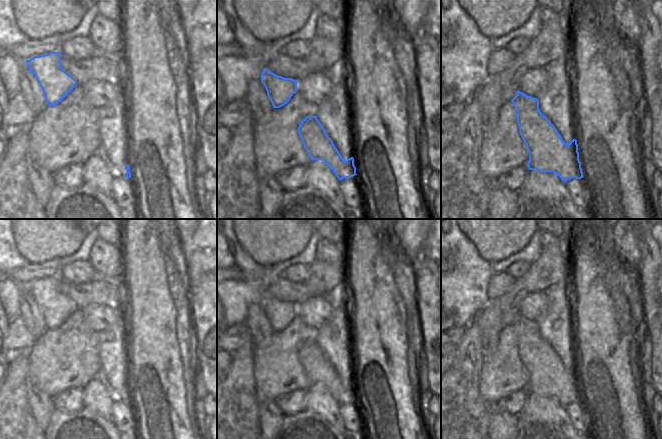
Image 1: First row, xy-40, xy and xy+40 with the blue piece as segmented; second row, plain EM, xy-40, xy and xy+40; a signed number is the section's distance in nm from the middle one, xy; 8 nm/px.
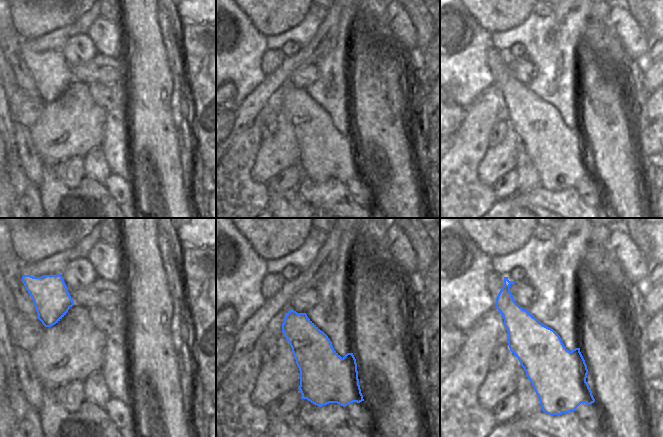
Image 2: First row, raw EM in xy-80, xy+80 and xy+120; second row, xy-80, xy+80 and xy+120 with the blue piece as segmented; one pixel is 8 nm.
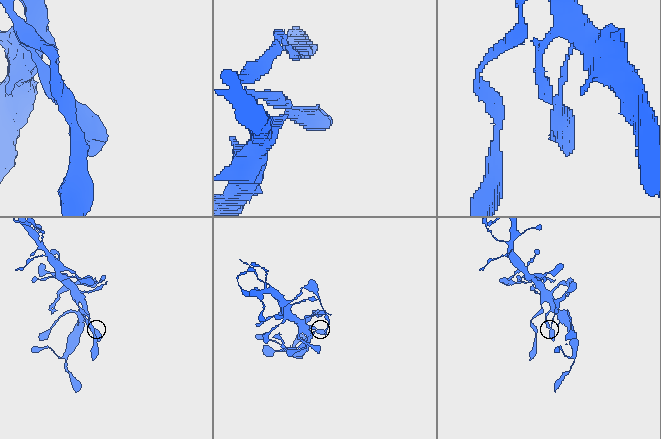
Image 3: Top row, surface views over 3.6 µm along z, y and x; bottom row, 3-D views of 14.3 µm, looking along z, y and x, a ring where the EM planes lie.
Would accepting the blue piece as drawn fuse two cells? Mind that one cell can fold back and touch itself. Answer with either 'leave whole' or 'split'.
leave whole

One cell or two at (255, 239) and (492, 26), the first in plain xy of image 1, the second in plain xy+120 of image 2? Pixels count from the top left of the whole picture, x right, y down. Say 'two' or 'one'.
one

